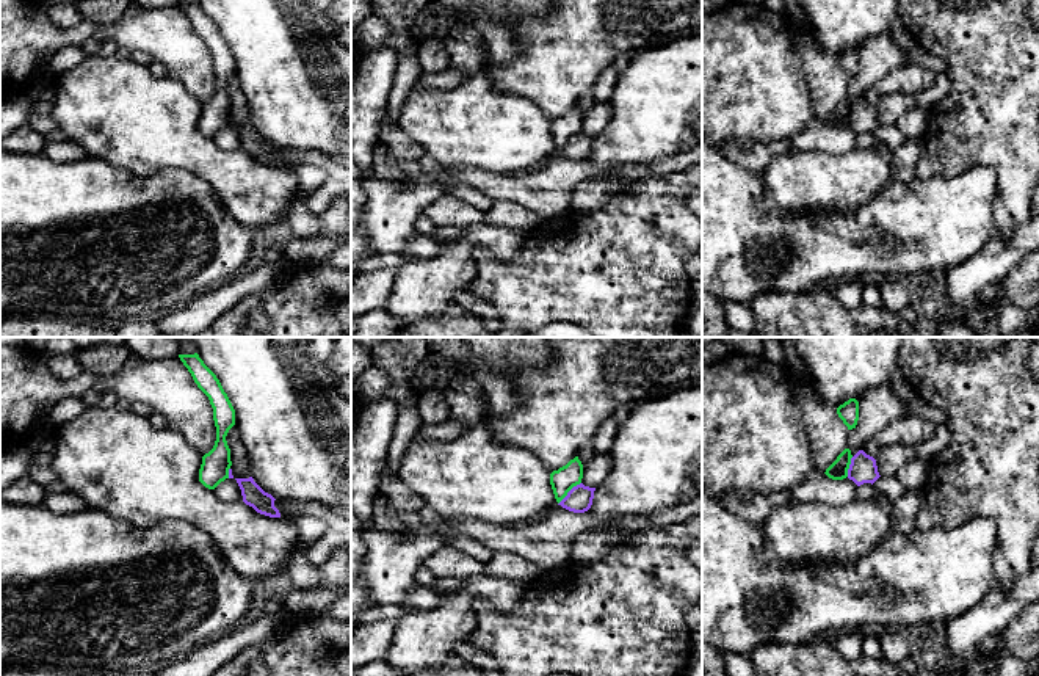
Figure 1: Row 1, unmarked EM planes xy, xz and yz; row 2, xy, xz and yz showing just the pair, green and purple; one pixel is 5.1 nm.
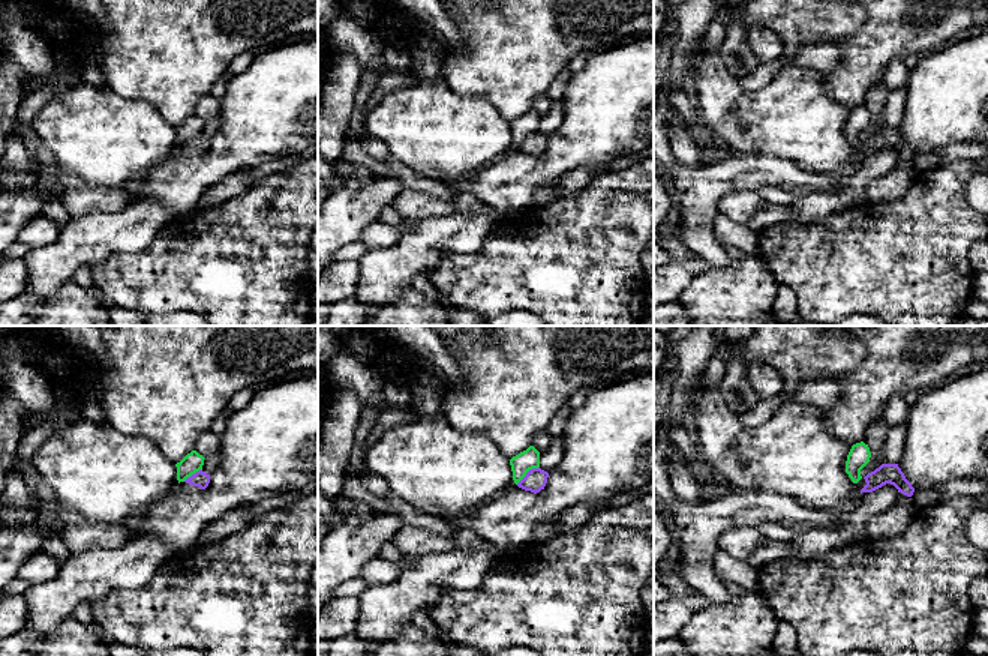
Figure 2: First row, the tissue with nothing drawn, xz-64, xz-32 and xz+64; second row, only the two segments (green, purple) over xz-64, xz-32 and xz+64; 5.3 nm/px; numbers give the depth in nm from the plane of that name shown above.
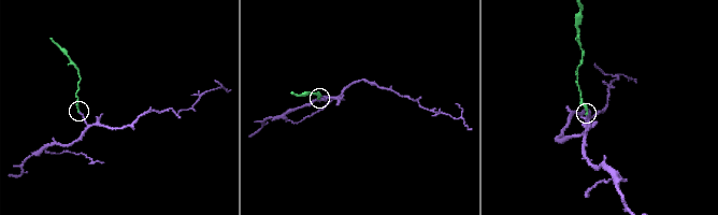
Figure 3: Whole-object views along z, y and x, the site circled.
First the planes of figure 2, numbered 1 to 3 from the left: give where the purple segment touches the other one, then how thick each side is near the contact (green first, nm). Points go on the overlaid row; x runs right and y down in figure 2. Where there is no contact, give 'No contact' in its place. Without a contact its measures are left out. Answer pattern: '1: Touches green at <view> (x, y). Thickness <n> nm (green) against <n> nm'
1: Touches green at xz-64 (192, 473). Thickness 110 nm (green) against 90 nm
2: Touches green at xz-32 (526, 472). Thickness 110 nm (green) against 120 nm
3: No contact

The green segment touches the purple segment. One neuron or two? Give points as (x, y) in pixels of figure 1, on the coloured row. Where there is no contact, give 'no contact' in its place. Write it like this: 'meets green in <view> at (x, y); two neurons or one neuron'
meets green in xz at (568, 491); two neurons

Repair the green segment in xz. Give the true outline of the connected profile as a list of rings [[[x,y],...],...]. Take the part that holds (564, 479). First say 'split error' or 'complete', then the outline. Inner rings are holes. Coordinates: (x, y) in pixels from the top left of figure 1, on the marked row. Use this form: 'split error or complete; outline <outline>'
complete; outline [[[578,456],[570,460],[566,466],[559,467],[558,471],[553,471],[550,474],[550,485],[556,502],[559,503],[574,486],[580,485],[581,478],[583,464]]]

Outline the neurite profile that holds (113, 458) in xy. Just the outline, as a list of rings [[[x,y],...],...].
[[[89,406],[80,416],[55,427],[52,466],[58,486],[80,496],[88,507],[100,508],[135,527],[146,529],[165,519],[183,519],[207,533],[227,563],[252,587],[266,587],[271,580],[285,579],[285,565],[301,533],[290,518],[270,518],[244,502],[223,502],[213,489],[199,482],[202,456],[176,430],[157,430],[147,417],[130,409]]]

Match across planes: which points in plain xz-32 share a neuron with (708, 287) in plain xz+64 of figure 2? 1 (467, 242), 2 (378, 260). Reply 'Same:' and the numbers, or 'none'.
Same: 1, 2

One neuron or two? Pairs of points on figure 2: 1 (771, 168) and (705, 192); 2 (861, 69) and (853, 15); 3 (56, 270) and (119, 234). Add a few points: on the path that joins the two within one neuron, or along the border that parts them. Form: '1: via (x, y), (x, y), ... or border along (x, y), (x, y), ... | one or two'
1: via (754, 173), (720, 177) | one
2: border along (867, 15), (855, 33), (840, 38), (834, 44) | two
3: via (71, 255), (92, 236), (104, 234) | one

